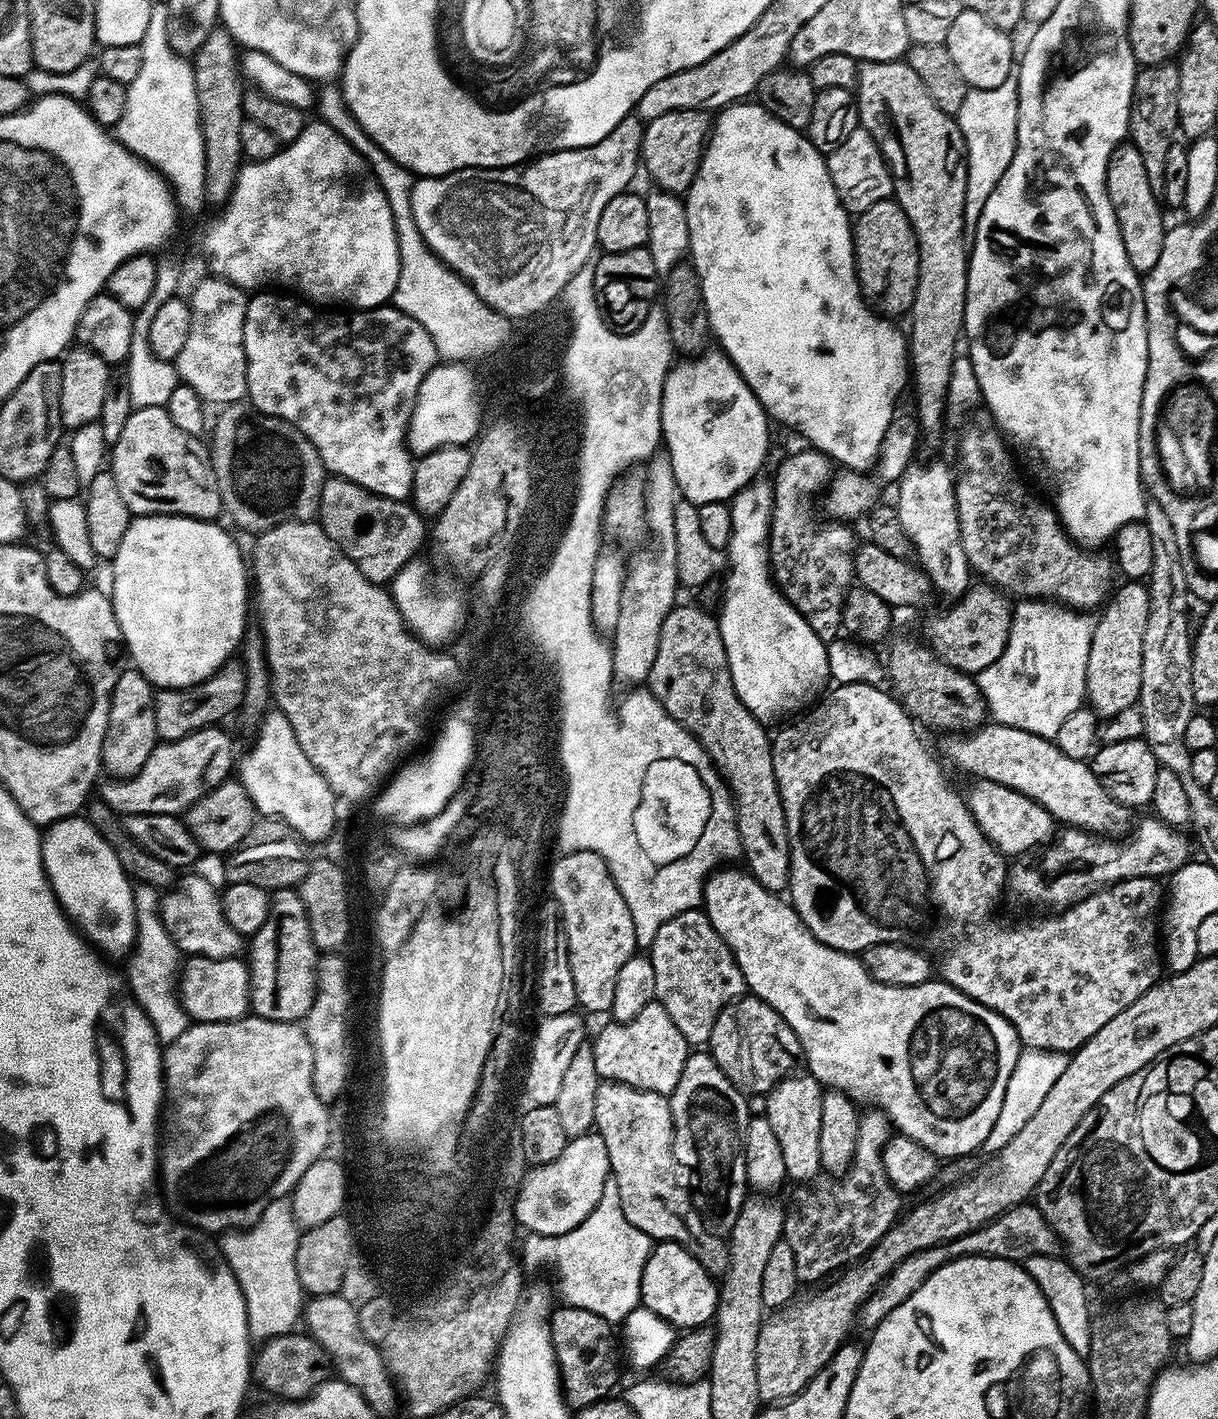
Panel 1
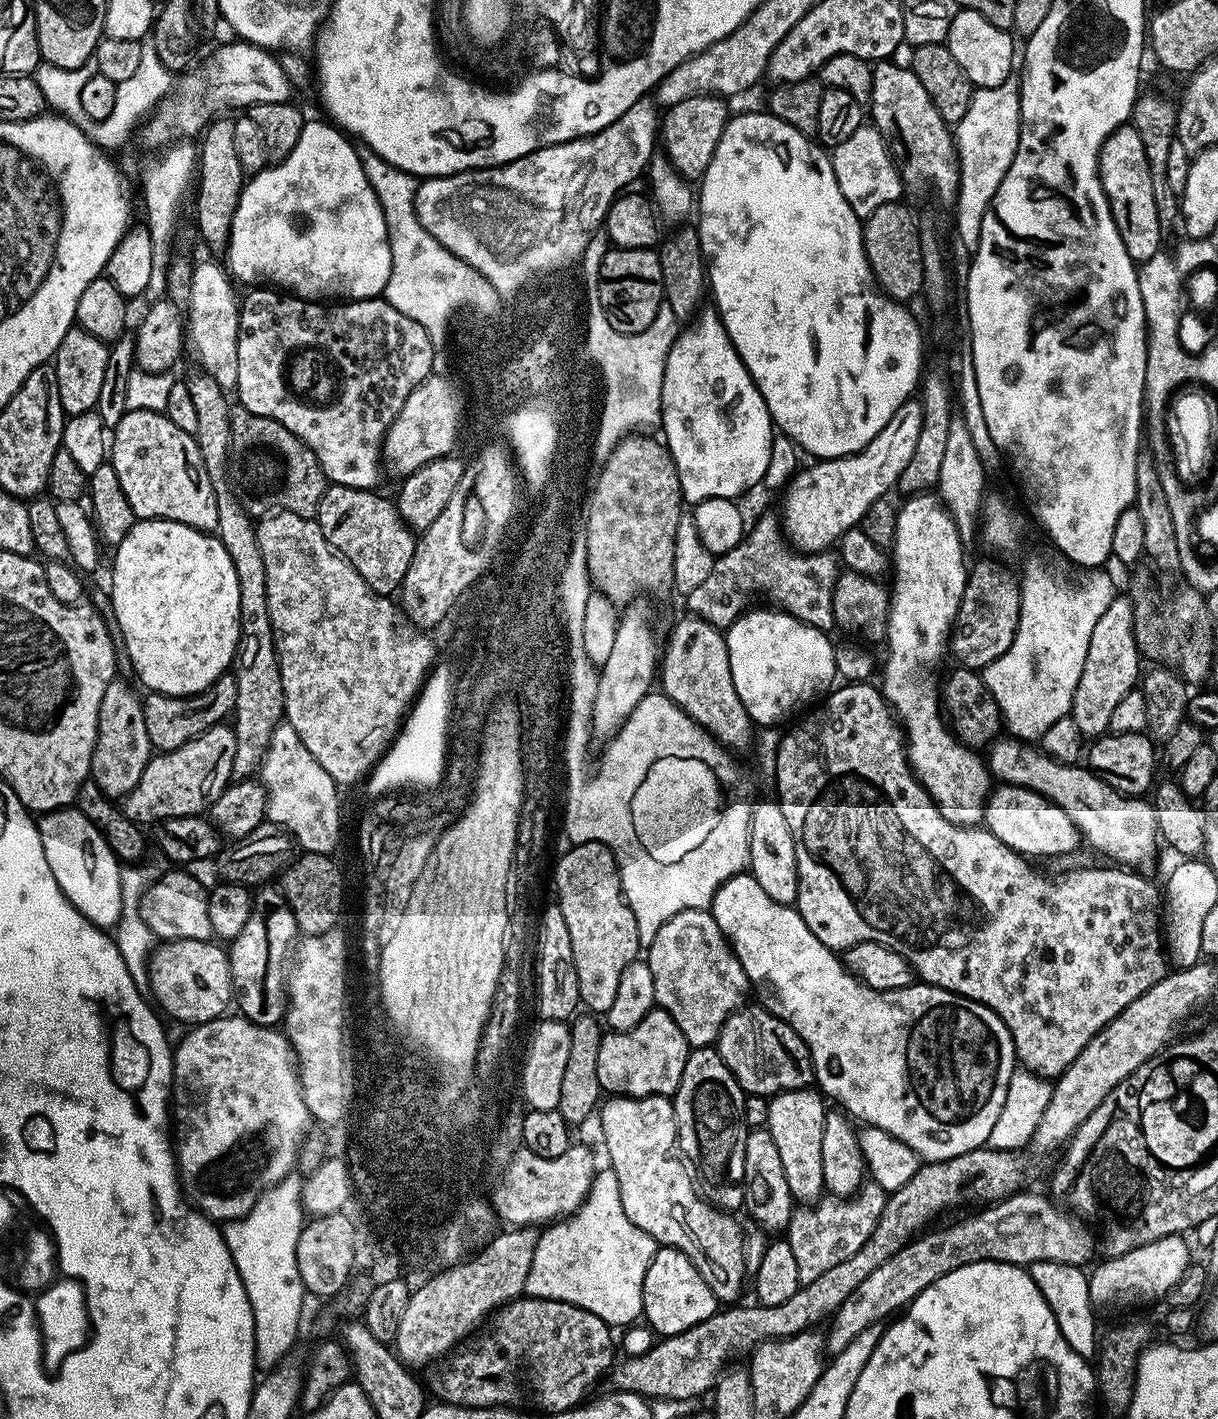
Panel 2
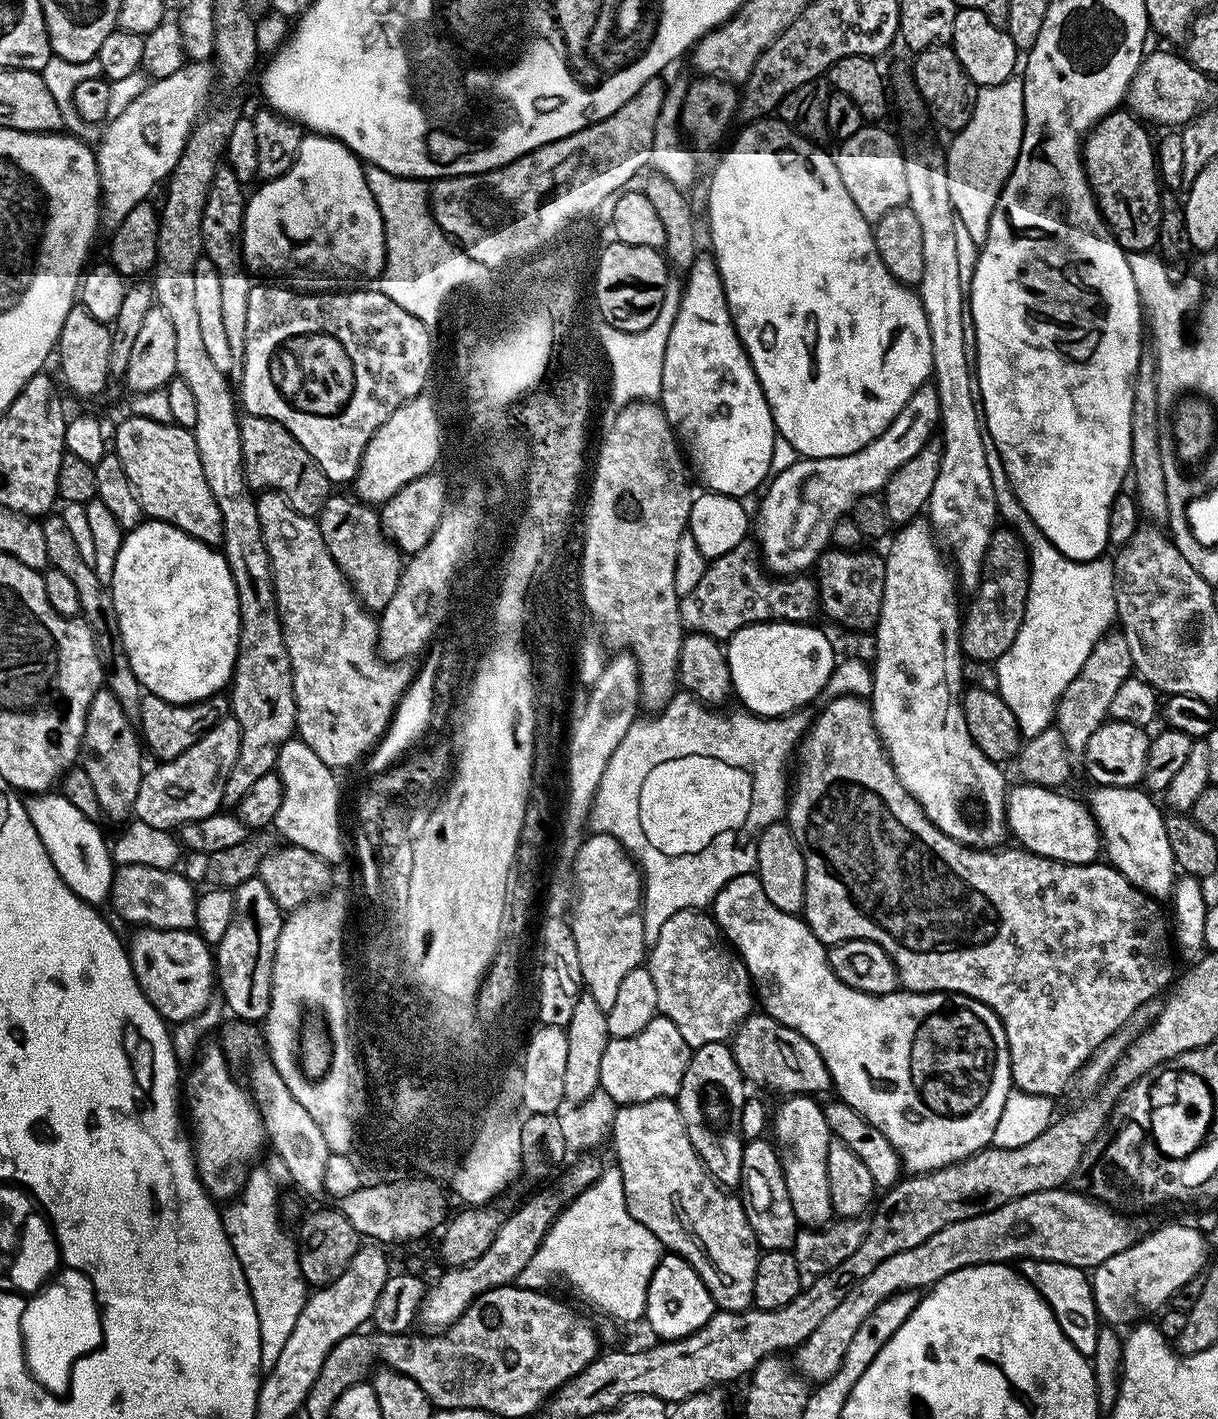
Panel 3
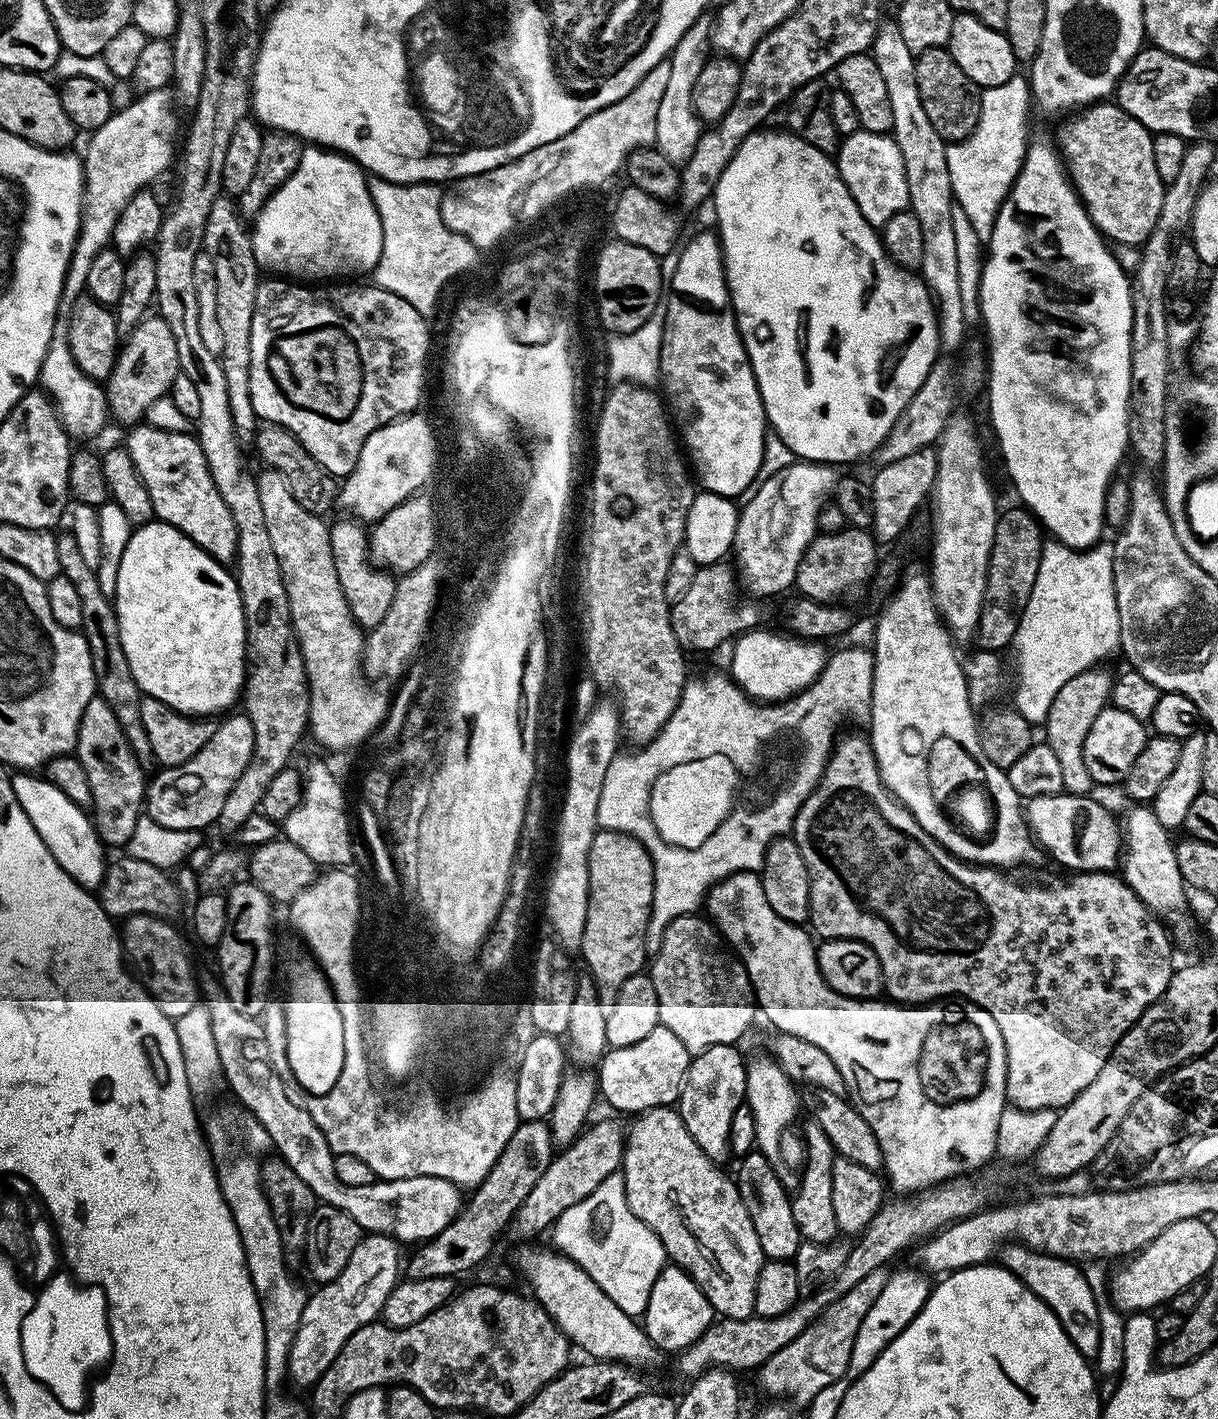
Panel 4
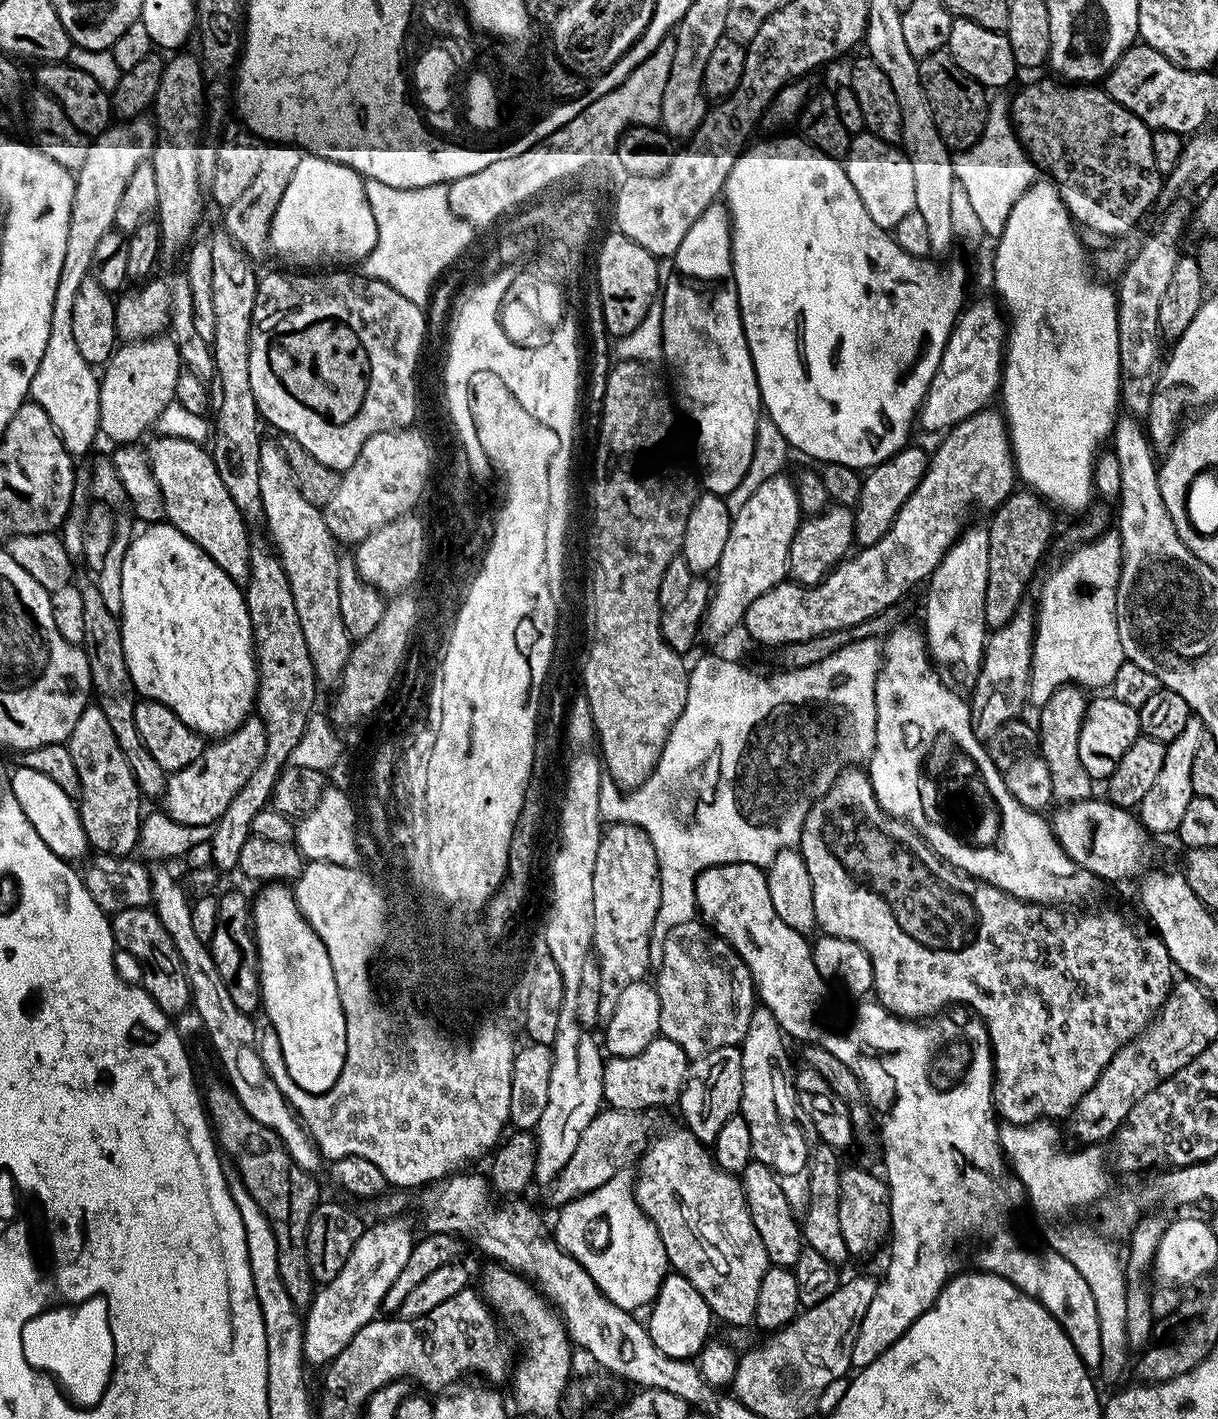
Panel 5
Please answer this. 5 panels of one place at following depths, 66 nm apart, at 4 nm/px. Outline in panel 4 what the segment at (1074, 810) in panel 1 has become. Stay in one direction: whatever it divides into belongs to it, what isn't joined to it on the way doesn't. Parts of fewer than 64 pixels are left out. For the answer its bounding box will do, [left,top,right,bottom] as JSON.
[1122,806,1192,945]

